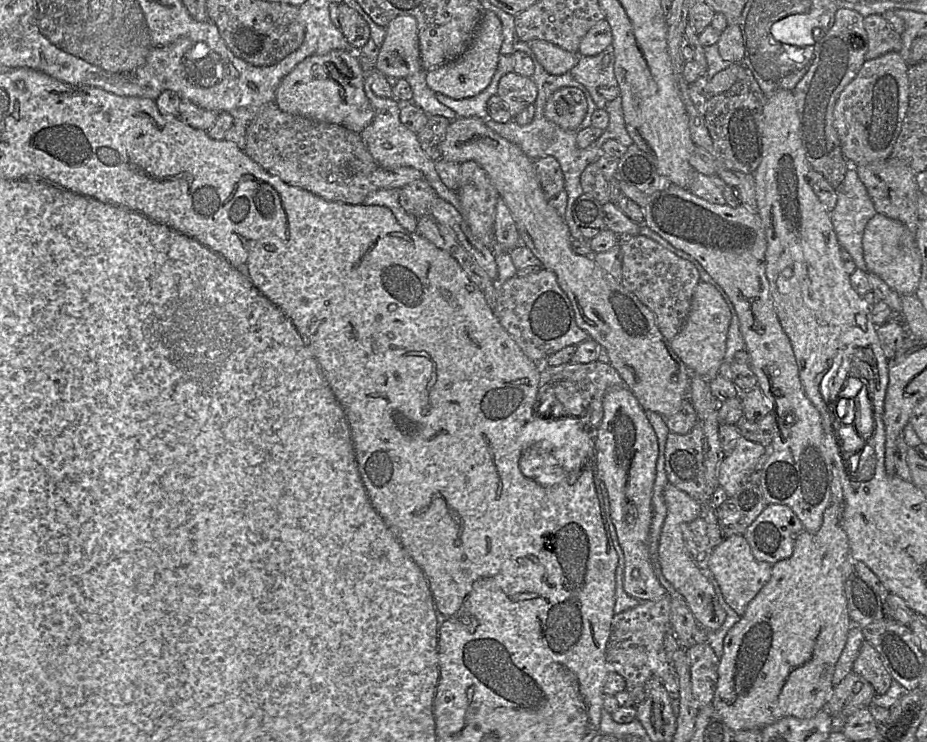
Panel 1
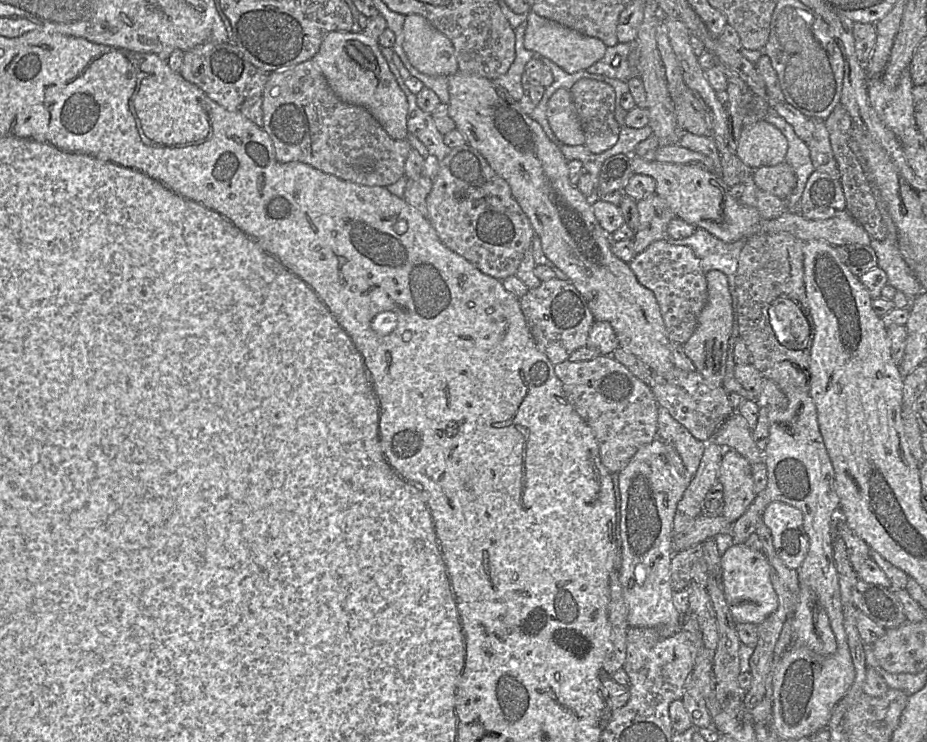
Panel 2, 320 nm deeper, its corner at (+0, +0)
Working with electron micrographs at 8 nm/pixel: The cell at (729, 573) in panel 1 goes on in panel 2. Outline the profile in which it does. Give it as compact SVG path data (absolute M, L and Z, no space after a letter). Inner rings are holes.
M734 543L721 556L721 580L734 621L759 625L778 607L778 596L770 580L770 566L762 551Z

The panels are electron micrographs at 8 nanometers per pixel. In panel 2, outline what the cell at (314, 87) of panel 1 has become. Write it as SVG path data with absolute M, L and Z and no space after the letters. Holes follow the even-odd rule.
M378 14L369 18L367 26L359 33L329 32L311 61L320 69L329 87L343 102L367 109L394 140L408 136L408 102L390 71L380 50L378 40L387 29L385 18Z

